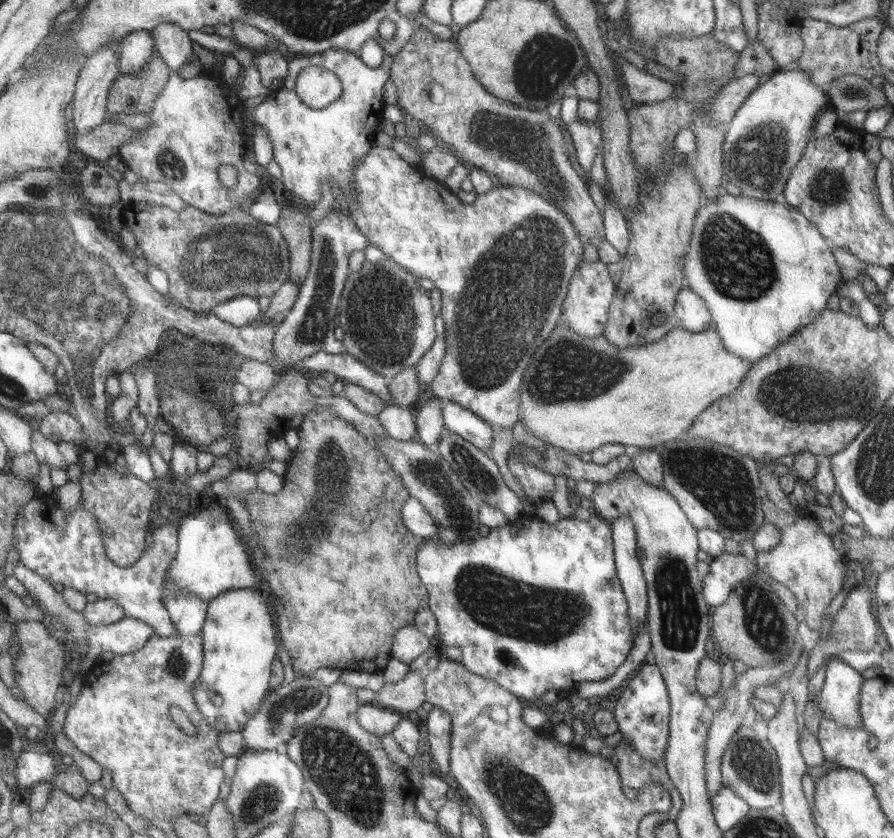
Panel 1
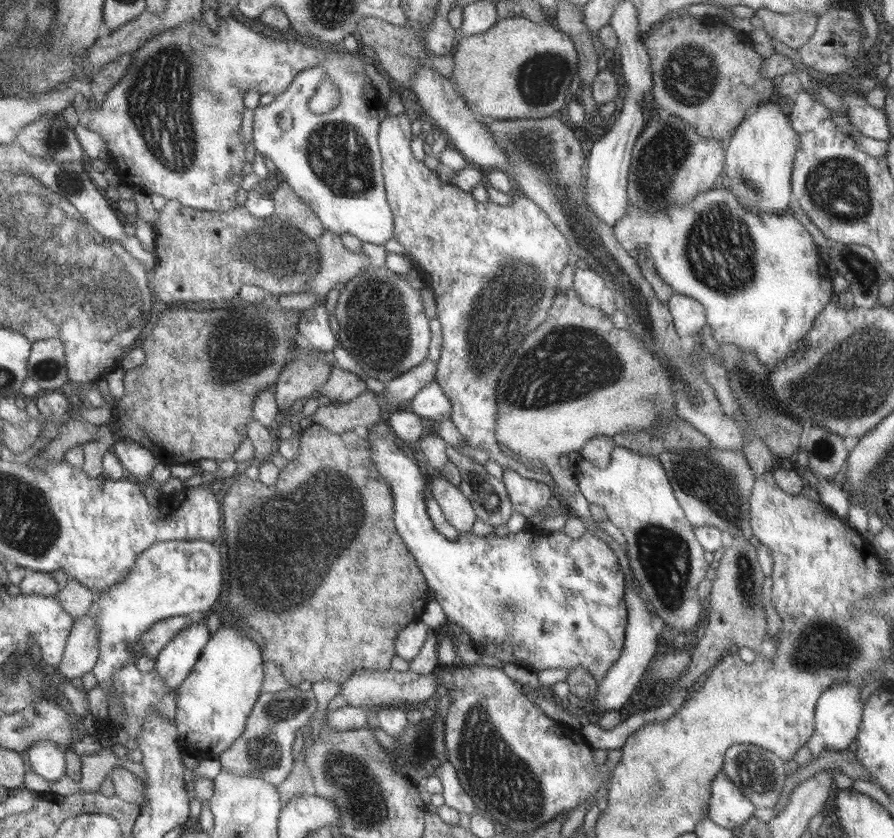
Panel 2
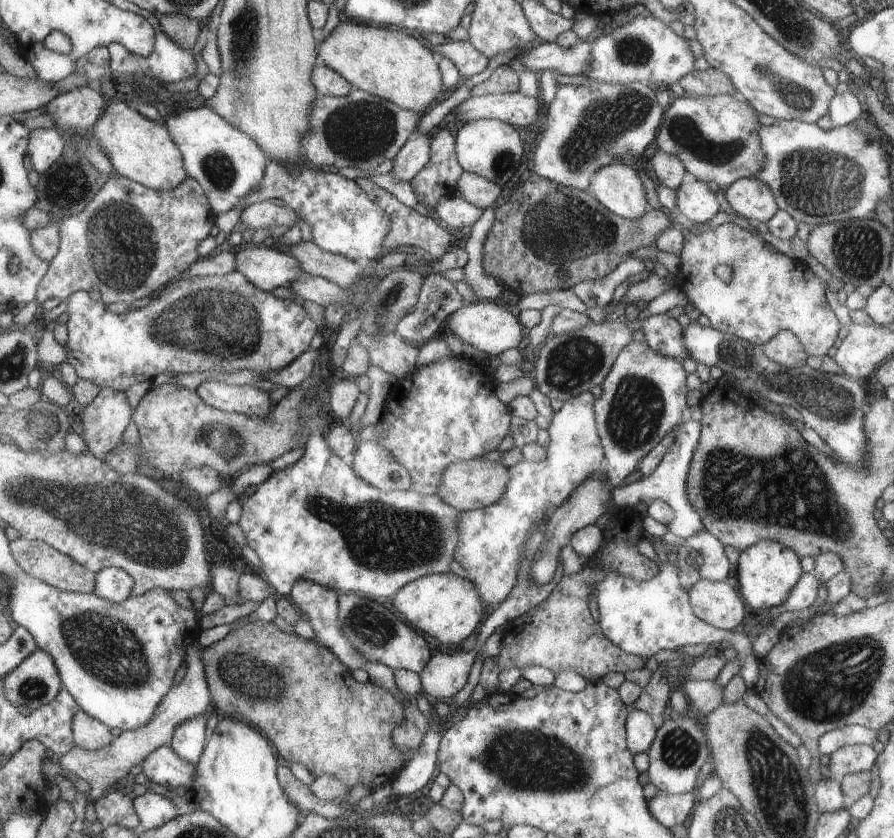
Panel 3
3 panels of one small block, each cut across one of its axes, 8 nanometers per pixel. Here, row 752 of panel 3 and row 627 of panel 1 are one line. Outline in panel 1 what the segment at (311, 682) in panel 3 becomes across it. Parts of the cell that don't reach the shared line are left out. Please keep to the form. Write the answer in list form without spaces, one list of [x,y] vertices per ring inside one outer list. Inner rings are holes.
[[[320,407],[310,411],[297,429],[300,444],[287,461],[286,472],[283,474],[283,486],[280,492],[270,496],[259,491],[245,496],[243,504],[250,513],[252,524],[258,535],[258,539],[246,536],[247,546],[250,547],[250,556],[254,556],[254,568],[258,570],[258,576],[262,576],[263,586],[260,590],[271,596],[274,603],[274,612],[278,616],[278,634],[282,640],[282,646],[289,652],[292,659],[293,670],[297,675],[312,676],[318,668],[339,668],[344,671],[362,671],[376,673],[384,670],[393,658],[393,638],[406,625],[412,625],[416,612],[428,608],[428,588],[424,582],[420,582],[417,569],[417,552],[419,544],[423,542],[420,537],[414,536],[404,523],[402,508],[410,498],[410,492],[406,489],[405,482],[394,466],[390,465],[389,458],[380,453],[373,446],[369,438],[361,435],[352,424],[340,420],[332,409]]]

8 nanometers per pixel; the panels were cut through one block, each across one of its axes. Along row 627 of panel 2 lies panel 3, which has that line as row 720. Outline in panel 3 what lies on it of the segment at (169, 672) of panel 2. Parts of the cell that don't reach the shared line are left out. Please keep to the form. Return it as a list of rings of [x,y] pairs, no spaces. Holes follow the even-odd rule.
[[[200,714],[182,722],[175,728],[172,741],[168,743],[182,760],[190,764],[196,765],[201,760],[202,750],[205,750],[206,721],[206,716]]]

